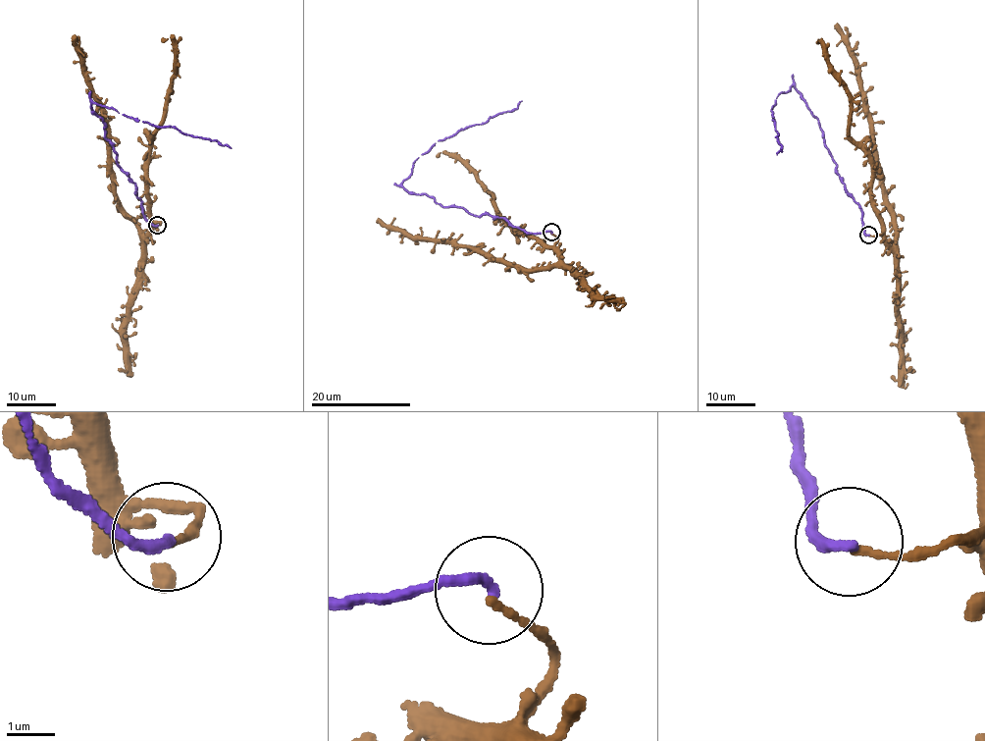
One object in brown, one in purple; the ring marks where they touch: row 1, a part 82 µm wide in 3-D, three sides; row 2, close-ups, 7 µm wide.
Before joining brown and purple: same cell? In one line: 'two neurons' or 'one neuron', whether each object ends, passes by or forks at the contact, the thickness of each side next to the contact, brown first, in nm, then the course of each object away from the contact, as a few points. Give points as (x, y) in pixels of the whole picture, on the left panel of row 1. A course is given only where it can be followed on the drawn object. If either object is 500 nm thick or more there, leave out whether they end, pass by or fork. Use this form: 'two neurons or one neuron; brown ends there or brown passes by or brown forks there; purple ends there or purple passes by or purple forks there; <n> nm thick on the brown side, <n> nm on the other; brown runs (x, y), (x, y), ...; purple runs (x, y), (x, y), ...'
two neurons; brown ends there; purple ends there; 130 nm thick on the brown side, 240 nm on the other; brown runs (157, 226), (160, 222), (144, 235), (122, 208), (115, 188), (108, 120), (101, 102), (92, 92), (75, 34); purple runs (157, 225), (145, 218), (135, 184), (118, 164), (116, 152), (105, 136), (104, 122), (92, 103), (232, 148)

